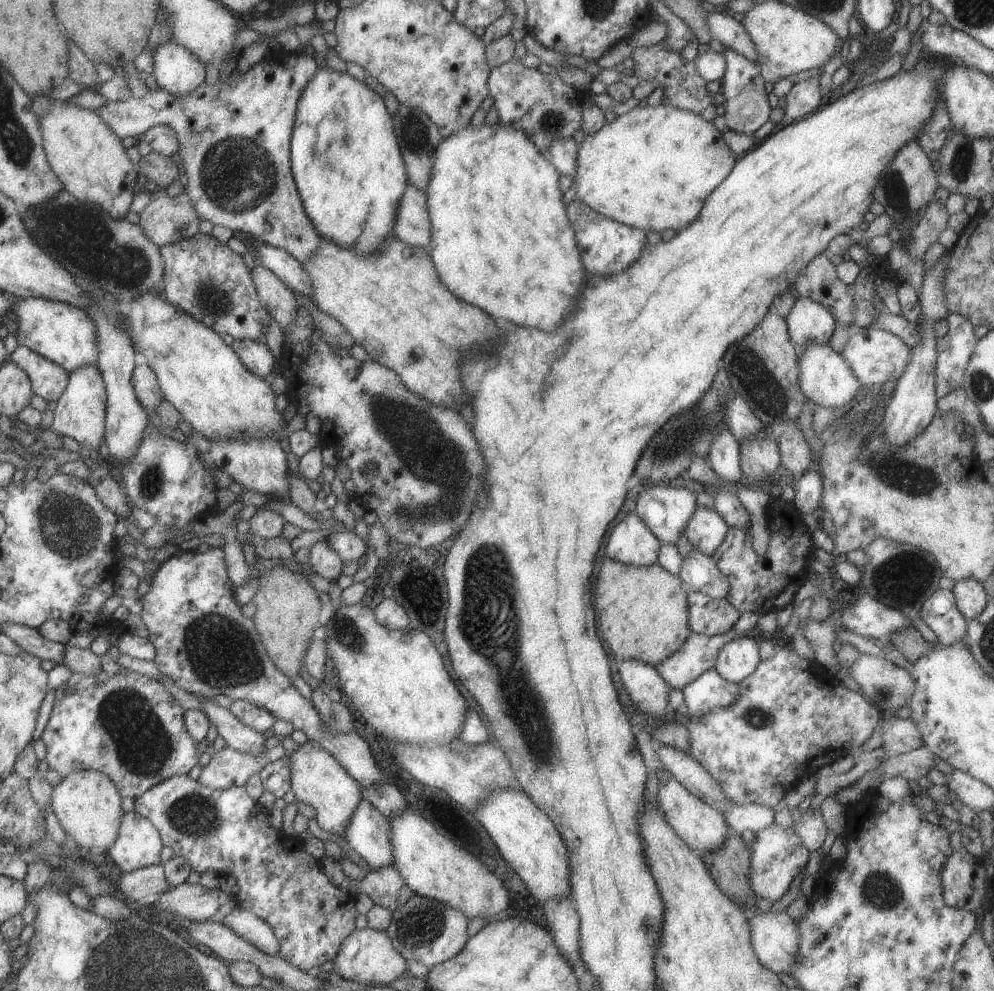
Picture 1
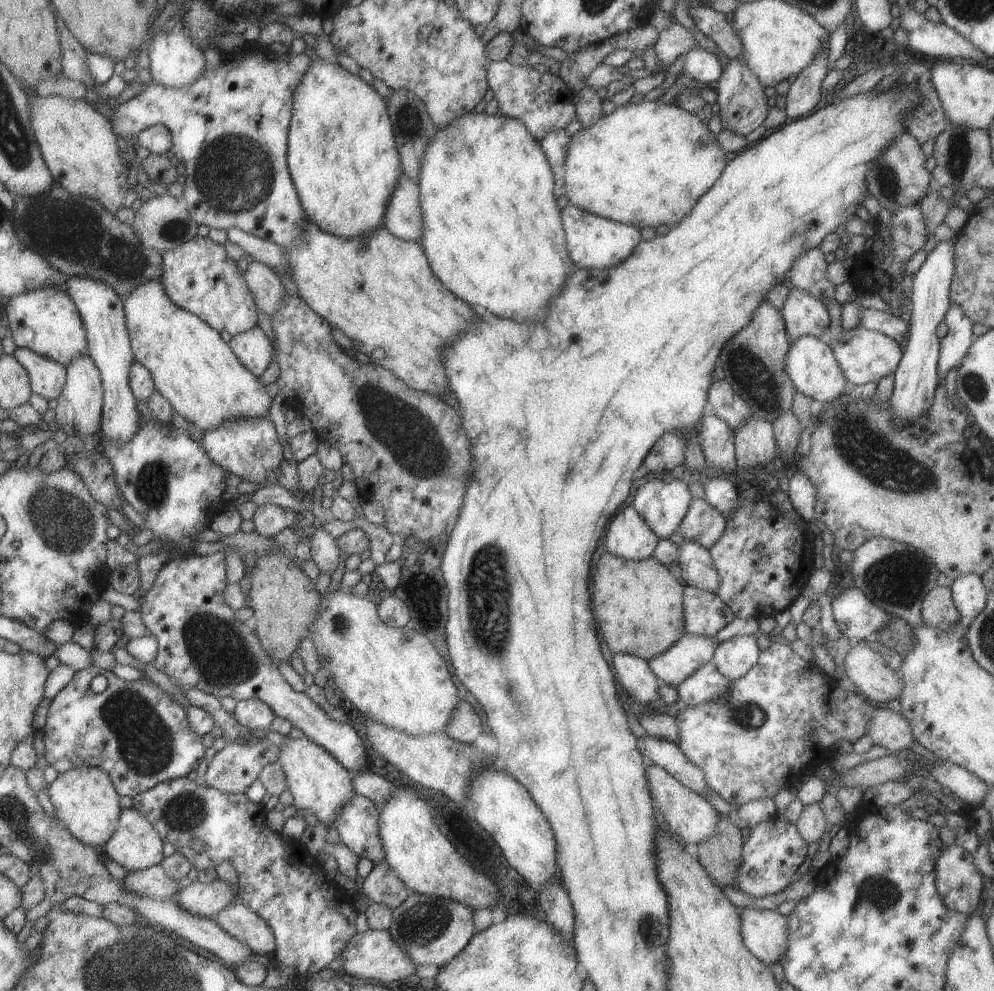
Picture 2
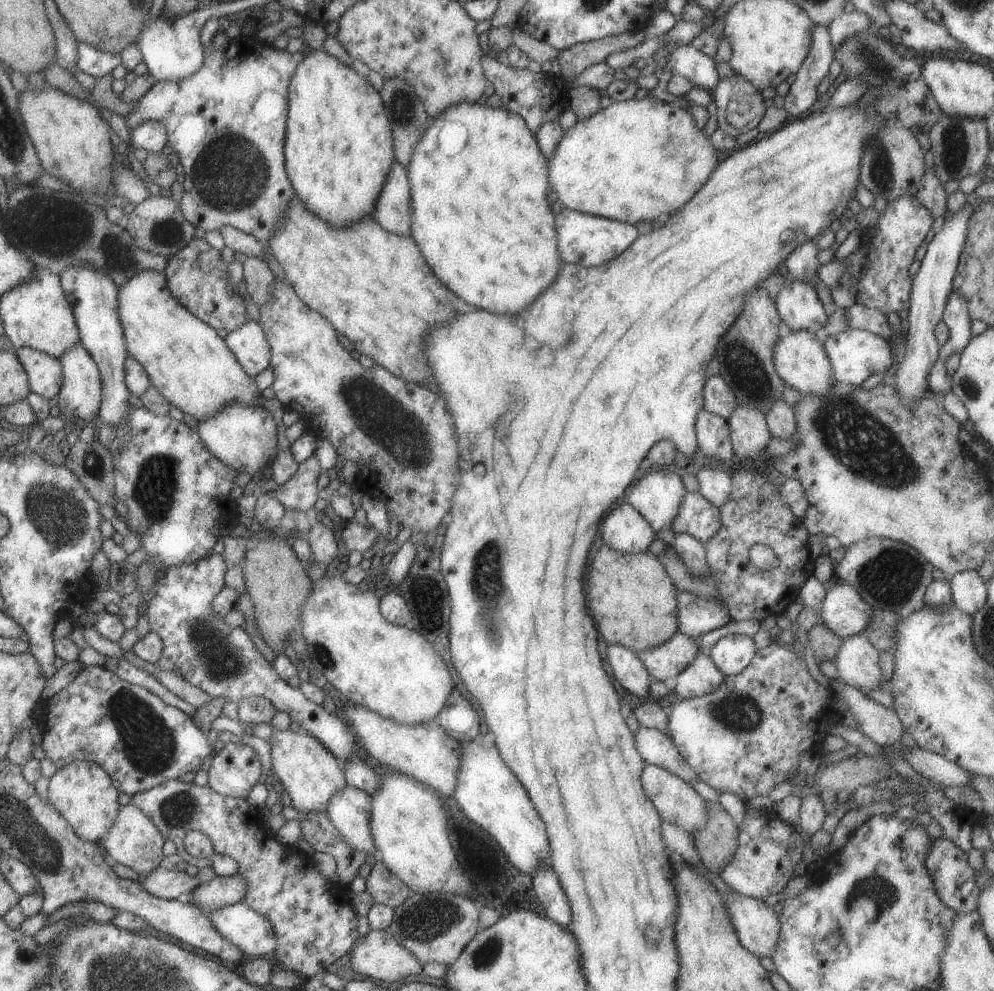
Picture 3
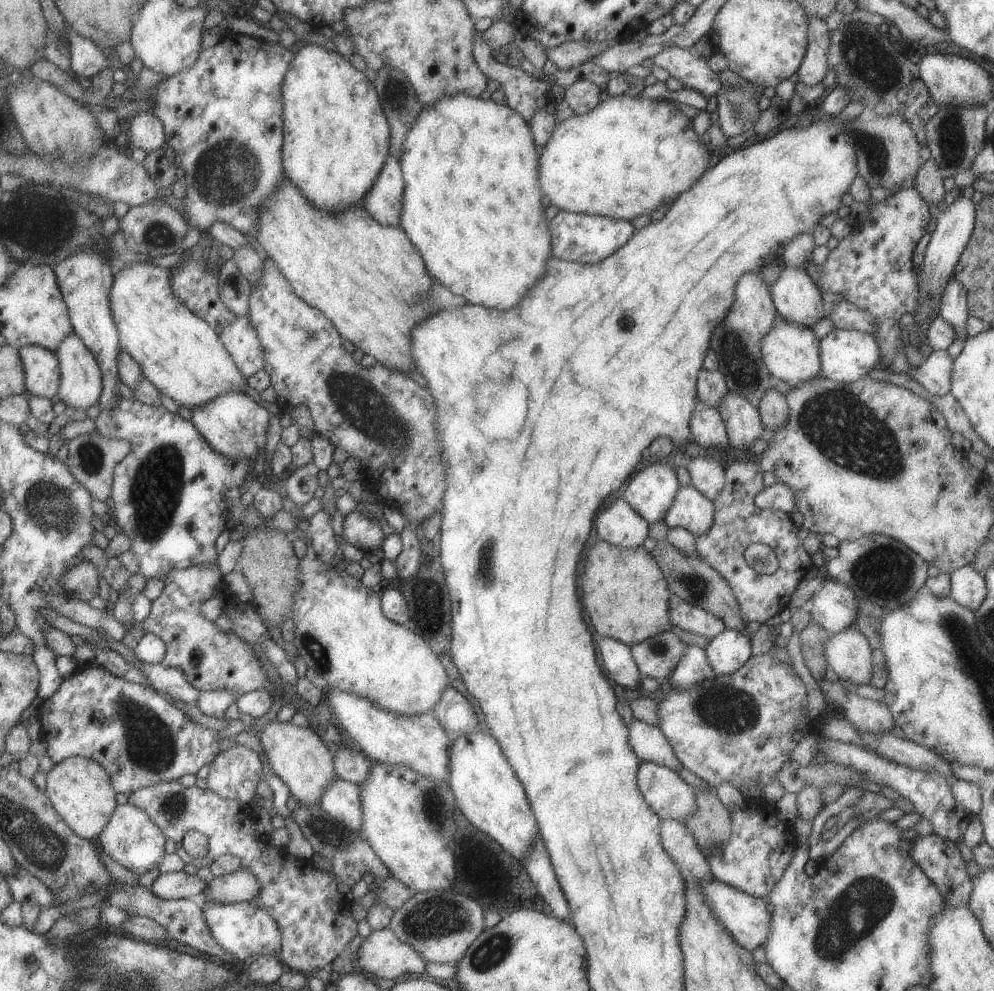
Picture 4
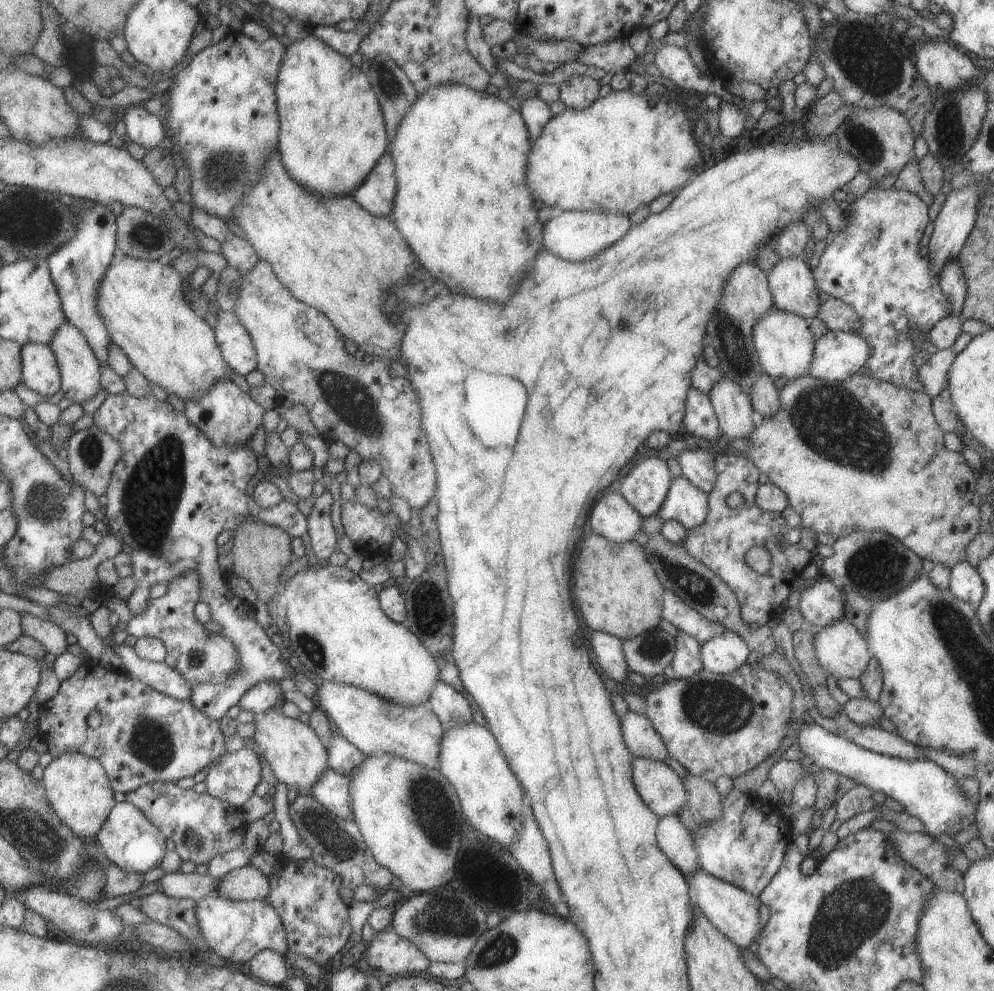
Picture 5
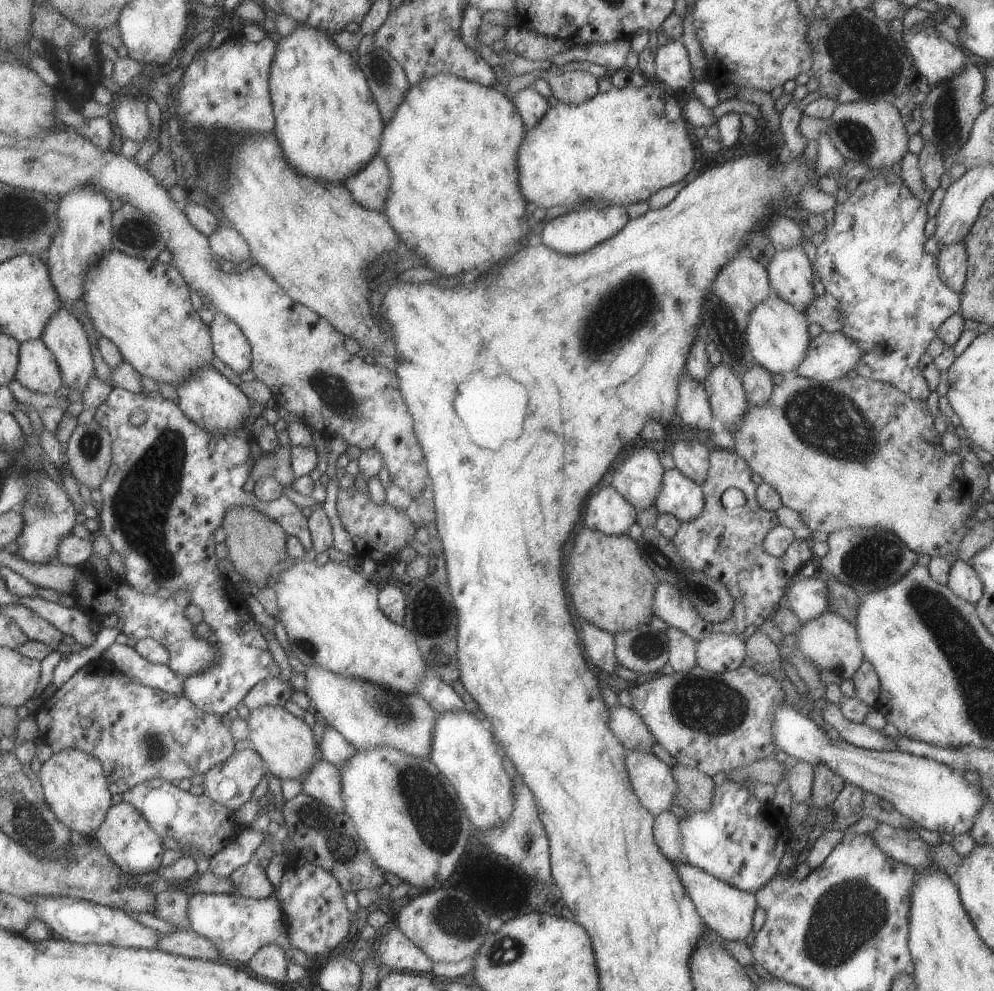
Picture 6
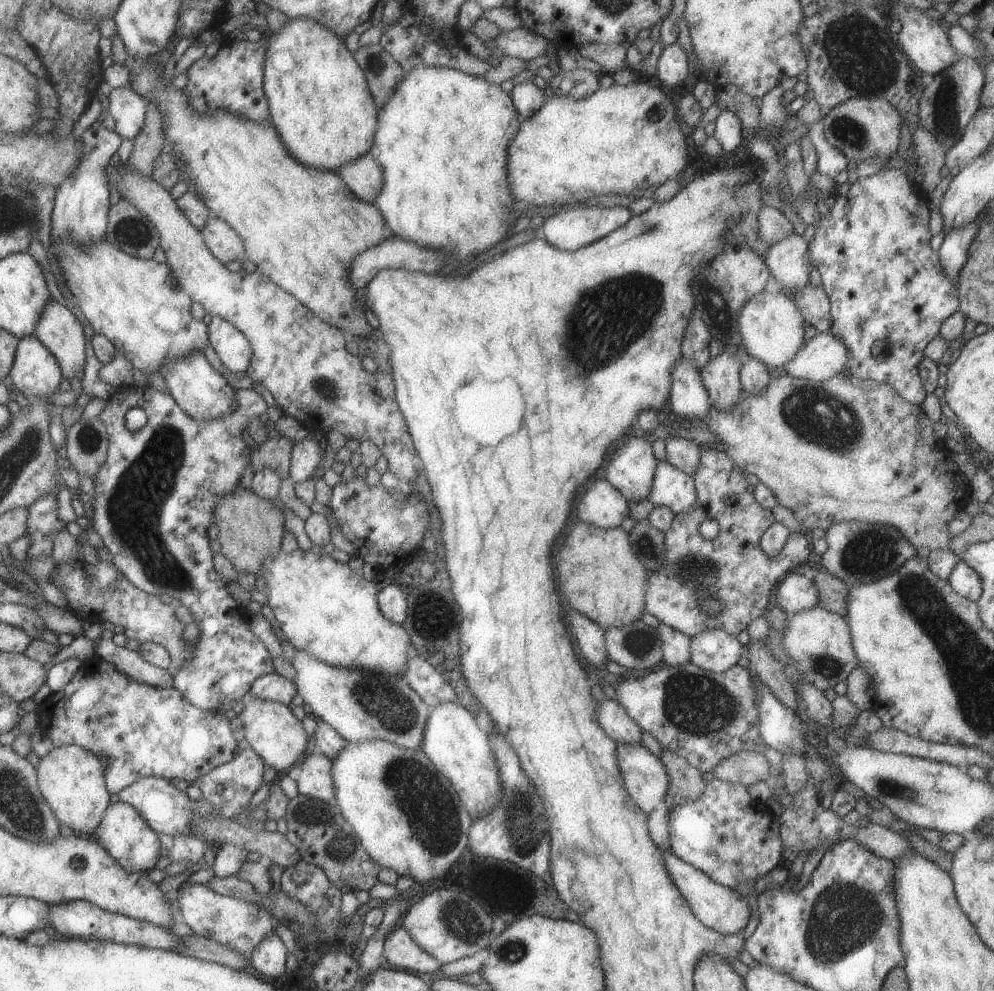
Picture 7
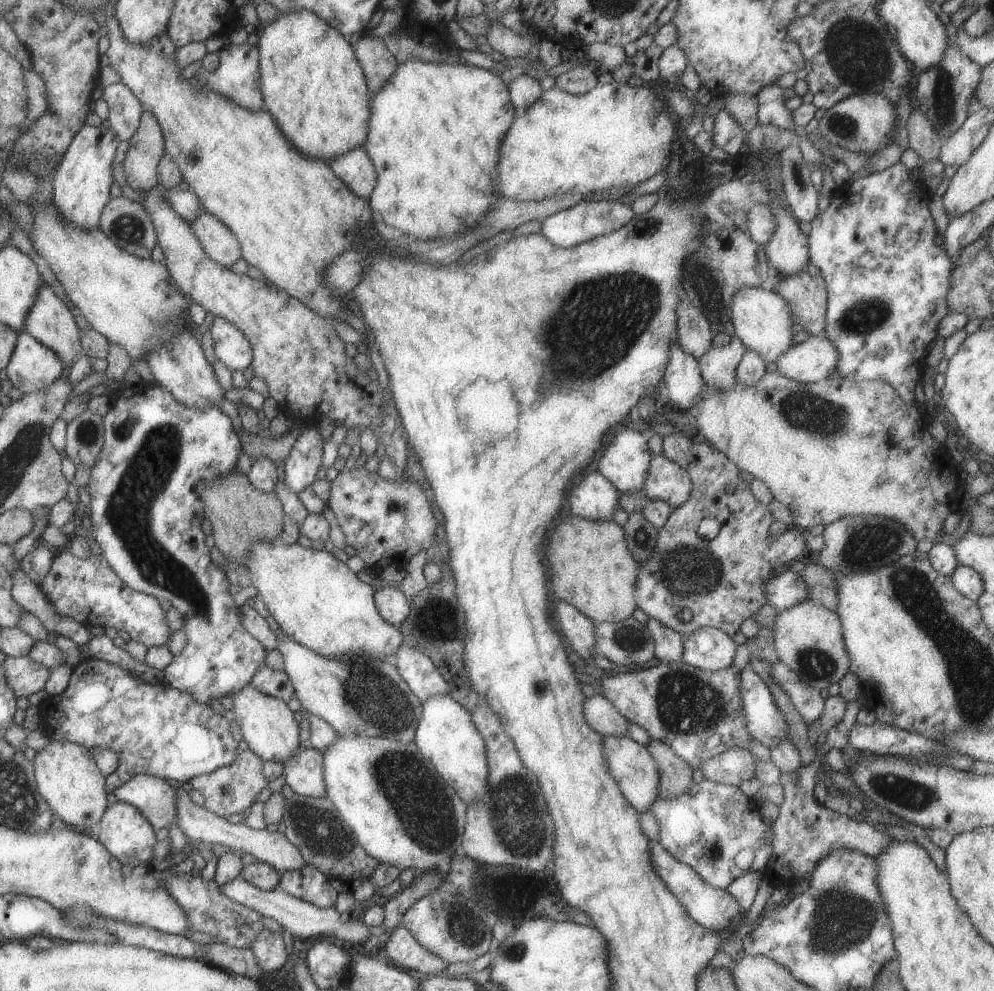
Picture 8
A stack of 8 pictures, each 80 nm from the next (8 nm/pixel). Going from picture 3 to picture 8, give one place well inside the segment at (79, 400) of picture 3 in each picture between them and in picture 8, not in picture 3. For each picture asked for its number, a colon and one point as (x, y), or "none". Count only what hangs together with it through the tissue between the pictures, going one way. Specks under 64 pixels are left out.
4: (80, 384)
5: (79, 370)
6: (63, 335)
7: (58, 330)
8: (49, 321)

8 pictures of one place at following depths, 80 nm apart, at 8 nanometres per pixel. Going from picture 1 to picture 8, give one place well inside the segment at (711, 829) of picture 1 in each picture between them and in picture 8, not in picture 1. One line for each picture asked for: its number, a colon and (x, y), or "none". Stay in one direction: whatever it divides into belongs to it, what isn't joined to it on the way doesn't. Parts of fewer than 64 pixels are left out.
2: (688, 816)
3: (676, 801)
4: (669, 796)
5: (658, 785)
6: (652, 781)
7: (643, 774)
8: (629, 763)

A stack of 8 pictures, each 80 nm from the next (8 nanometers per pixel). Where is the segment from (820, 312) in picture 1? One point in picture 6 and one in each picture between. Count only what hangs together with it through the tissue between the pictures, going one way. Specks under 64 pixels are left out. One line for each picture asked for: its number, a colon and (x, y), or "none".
2: (802, 314)
3: (797, 304)
4: (796, 298)
5: (793, 289)
6: (790, 275)

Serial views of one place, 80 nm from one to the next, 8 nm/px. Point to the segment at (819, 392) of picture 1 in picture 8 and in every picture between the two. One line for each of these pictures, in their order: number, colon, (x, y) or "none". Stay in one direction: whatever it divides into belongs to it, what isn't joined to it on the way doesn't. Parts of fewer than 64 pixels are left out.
2: (813, 370)
3: (799, 358)
4: (790, 351)
5: (784, 343)
6: (777, 335)
7: (772, 329)
8: (762, 320)

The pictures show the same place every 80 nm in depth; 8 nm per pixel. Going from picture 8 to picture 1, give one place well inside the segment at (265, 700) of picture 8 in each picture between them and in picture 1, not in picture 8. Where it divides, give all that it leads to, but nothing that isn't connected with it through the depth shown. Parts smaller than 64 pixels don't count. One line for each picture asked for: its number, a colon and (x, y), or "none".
1: (316, 779)
2: (317, 782)
3: (309, 773)
4: (297, 755)
5: (296, 757)
6: (286, 744)
7: (271, 730)

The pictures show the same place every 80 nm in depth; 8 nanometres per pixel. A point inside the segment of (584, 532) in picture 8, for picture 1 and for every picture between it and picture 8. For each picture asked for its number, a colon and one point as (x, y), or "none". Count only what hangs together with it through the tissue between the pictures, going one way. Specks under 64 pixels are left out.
1: (645, 618)
2: (643, 616)
3: (632, 599)
4: (627, 597)
5: (615, 588)
6: (610, 586)
7: (601, 576)

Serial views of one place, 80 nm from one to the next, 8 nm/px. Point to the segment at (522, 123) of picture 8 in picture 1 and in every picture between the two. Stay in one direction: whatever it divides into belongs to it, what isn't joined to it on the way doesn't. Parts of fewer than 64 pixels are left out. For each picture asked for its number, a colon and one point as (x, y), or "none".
1: (651, 168)
2: (646, 164)
3: (636, 159)
4: (627, 156)
5: (625, 149)
6: (621, 146)
7: (627, 137)

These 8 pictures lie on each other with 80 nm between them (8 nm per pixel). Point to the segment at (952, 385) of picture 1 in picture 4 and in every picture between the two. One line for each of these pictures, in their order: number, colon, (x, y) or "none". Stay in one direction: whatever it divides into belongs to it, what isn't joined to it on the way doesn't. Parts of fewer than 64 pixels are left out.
2: (953, 347)
3: (955, 314)
4: (953, 308)

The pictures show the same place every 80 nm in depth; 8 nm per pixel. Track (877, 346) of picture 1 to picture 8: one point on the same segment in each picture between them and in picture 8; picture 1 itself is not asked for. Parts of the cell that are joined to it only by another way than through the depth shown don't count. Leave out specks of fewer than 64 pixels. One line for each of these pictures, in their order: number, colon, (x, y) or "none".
2: (863, 356)
3: (854, 354)
4: (845, 355)
5: (837, 355)
6: (830, 355)
7: (822, 357)
8: (815, 358)

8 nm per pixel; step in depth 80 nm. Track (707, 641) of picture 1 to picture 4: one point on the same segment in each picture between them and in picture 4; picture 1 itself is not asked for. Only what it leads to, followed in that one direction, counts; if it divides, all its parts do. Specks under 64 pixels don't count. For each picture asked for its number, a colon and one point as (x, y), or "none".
2: (690, 652)
3: (664, 662)
4: (656, 657)

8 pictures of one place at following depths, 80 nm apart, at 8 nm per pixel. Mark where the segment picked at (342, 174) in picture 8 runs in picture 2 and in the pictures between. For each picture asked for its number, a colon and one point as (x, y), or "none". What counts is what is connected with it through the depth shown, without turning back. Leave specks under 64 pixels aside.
2: (402, 218)
3: (392, 211)
4: (383, 202)
5: (375, 194)
6: (369, 187)
7: (364, 178)

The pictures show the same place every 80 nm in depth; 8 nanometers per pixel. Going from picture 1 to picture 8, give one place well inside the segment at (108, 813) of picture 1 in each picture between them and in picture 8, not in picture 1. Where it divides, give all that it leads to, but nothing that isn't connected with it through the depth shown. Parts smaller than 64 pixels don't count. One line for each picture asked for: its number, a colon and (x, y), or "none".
2: (84, 800)
3: (82, 793)
4: (79, 790)
5: (76, 785)
6: (74, 784)
7: (70, 778)
8: (66, 776)

